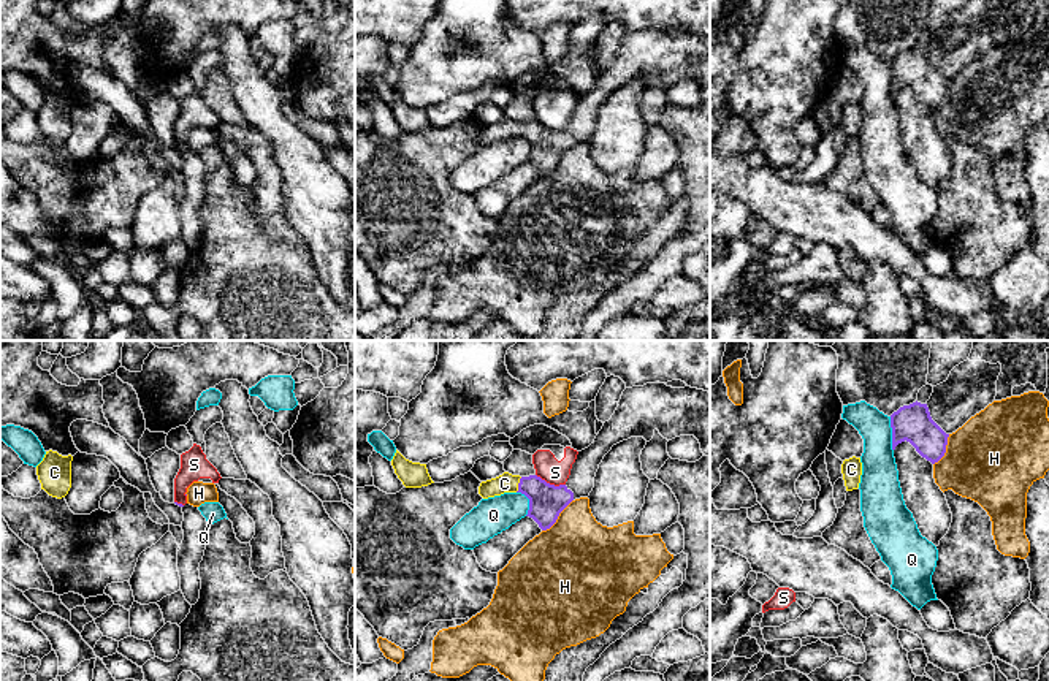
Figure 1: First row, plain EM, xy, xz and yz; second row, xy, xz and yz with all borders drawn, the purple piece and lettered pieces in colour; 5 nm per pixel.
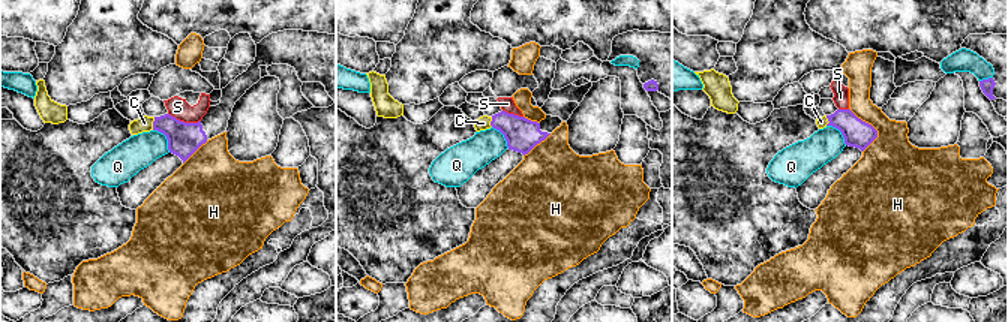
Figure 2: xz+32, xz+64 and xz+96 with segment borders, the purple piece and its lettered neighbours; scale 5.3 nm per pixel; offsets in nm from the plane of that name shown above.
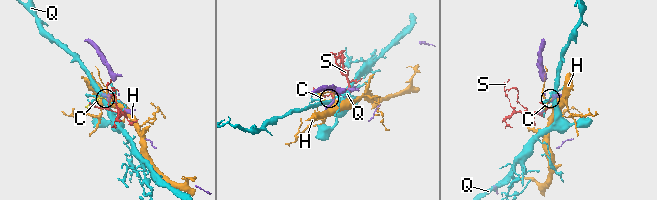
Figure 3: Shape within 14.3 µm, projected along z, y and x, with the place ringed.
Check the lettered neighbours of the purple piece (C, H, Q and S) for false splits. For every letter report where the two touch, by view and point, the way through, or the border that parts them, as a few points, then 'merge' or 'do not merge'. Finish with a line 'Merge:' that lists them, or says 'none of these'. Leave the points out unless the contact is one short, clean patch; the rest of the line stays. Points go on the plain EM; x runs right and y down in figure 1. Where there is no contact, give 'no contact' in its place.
C: contact xz (518, 130); way xz (547, 146), (533, 132), (518, 130), (504, 129); merge
H: contact xz (558, 160); do not merge
Q: contact yz (892, 79); do not merge
S: contact xz (549, 129); do not merge
Merge: C

